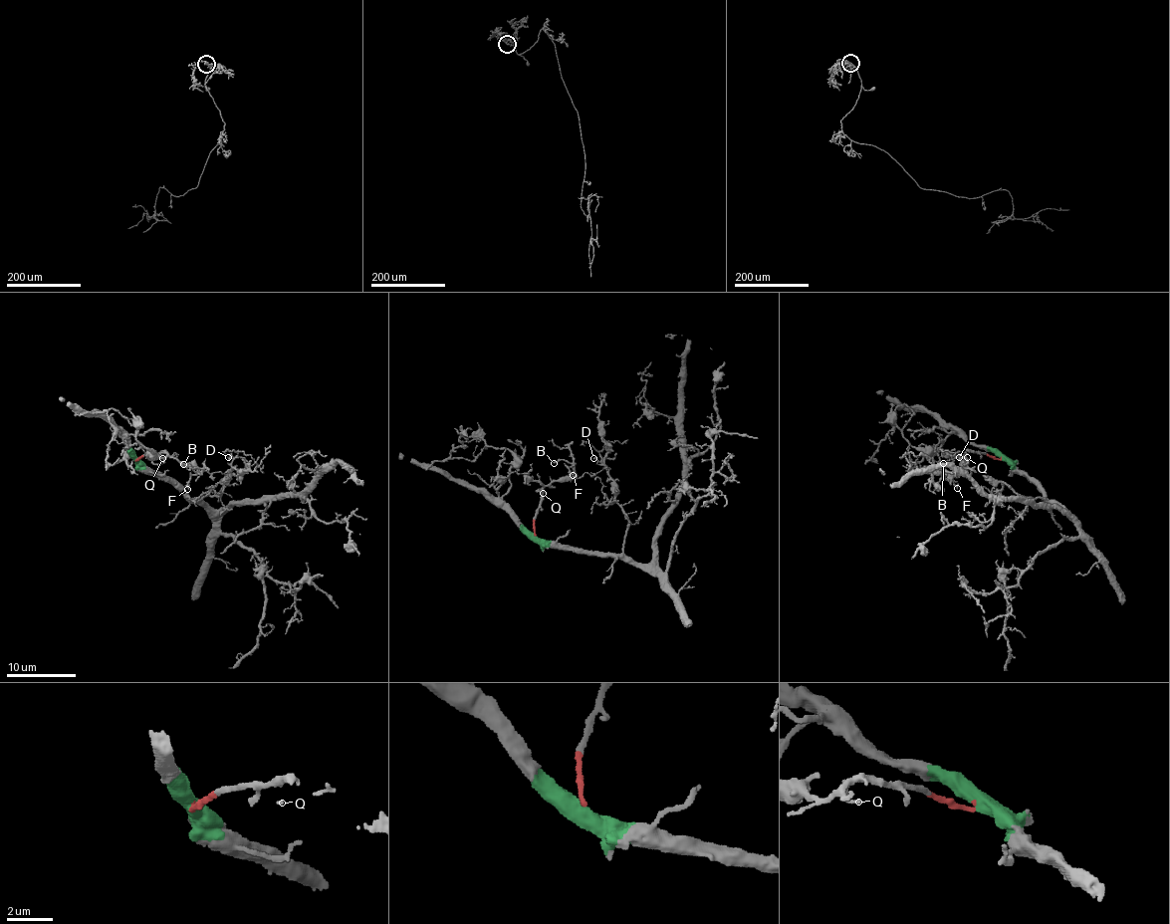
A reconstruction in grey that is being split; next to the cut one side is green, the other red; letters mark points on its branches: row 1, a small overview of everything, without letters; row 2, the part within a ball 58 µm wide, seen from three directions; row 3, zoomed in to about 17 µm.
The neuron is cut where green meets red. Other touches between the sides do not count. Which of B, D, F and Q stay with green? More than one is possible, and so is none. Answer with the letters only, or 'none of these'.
D

